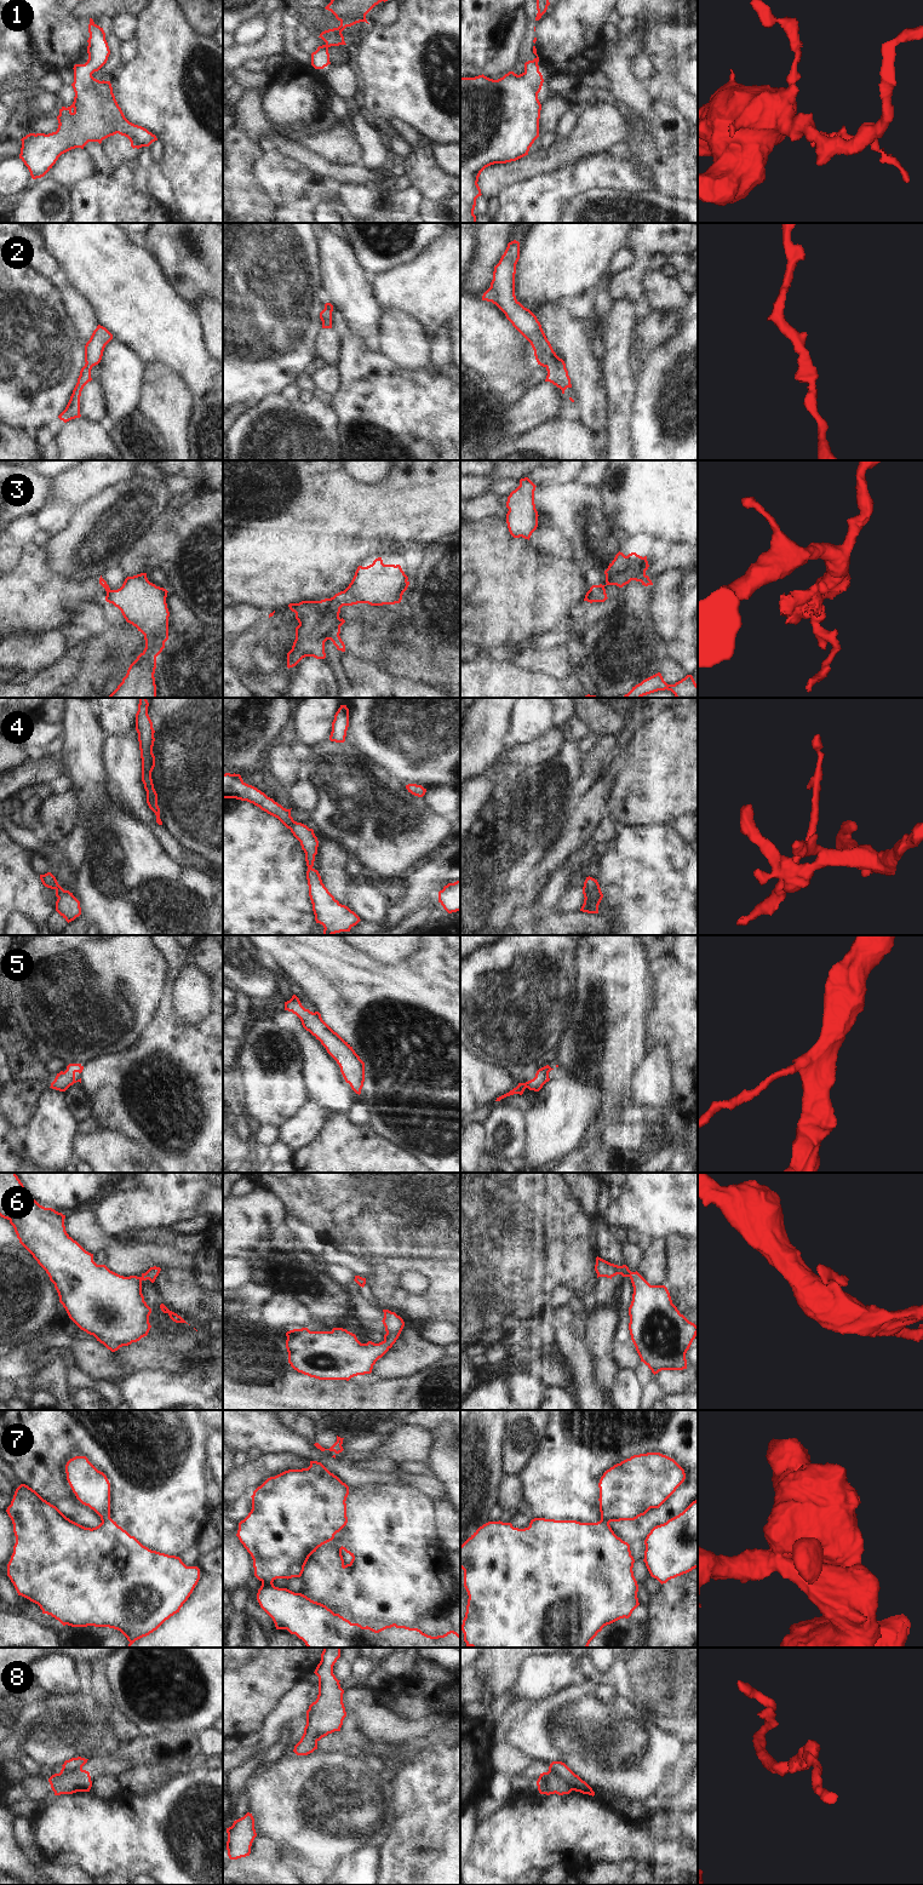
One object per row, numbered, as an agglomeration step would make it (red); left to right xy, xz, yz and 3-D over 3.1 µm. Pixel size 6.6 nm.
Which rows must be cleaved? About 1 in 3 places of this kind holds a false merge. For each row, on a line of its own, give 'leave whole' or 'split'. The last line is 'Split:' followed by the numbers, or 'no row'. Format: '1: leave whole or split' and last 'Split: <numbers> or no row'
1: leave whole
2: leave whole
3: split
4: leave whole
5: leave whole
6: leave whole
7: leave whole
8: leave whole
Split: 3

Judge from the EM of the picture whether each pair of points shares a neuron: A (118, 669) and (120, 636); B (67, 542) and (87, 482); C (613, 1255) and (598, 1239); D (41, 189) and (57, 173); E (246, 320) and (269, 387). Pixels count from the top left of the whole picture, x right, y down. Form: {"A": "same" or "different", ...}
{"A": "same", "B": "different", "C": "same", "D": "different", "E": "same"}

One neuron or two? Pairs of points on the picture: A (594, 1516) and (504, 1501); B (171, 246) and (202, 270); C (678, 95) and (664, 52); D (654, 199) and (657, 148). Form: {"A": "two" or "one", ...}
{"A": "two", "B": "one", "C": "two", "D": "two"}

